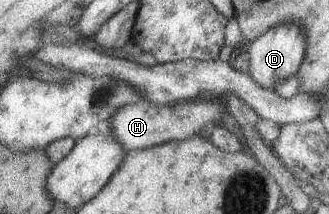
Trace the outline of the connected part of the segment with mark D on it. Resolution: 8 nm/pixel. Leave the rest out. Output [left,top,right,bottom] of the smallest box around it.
[248,24,305,90]

